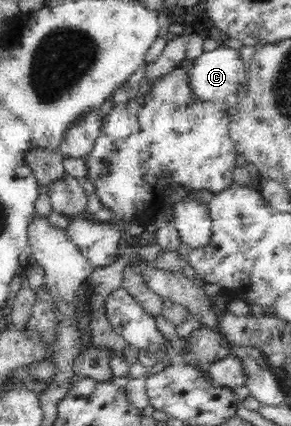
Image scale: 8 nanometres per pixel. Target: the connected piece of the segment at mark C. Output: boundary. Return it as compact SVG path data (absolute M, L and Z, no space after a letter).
M224 42L215 50L204 51L188 71L194 100L225 101L237 94L240 84L248 82L248 68L248 63L240 57L240 49L228 47Z

